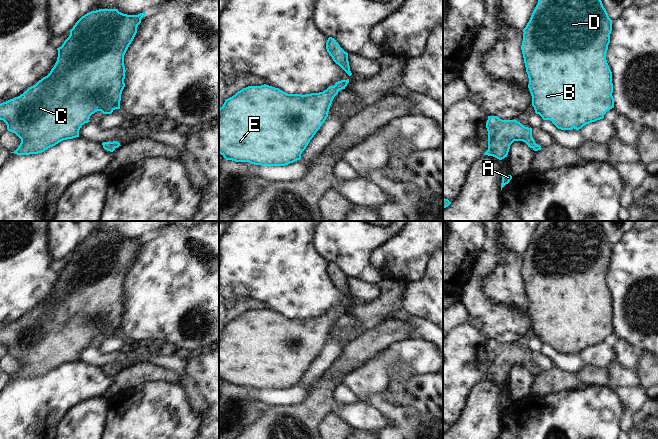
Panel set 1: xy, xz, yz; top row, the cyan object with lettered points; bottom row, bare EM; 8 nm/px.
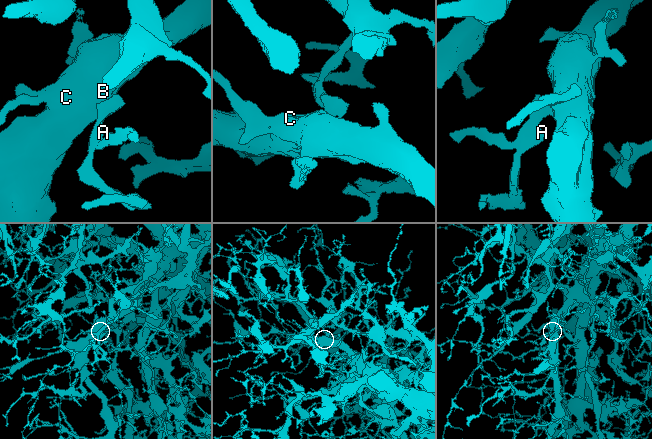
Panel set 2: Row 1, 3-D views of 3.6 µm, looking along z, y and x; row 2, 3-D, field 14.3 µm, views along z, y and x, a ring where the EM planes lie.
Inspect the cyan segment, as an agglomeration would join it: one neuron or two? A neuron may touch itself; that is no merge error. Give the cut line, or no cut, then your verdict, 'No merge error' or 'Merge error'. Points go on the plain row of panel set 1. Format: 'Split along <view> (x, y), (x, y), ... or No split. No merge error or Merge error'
No split. No merge error

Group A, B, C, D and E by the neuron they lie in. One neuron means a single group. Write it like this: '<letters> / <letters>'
A B C D E

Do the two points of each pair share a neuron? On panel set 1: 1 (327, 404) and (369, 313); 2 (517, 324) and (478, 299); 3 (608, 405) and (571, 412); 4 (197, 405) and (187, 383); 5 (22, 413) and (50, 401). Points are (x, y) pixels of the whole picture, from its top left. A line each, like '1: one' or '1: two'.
1: two
2: one
3: one
4: one
5: one

